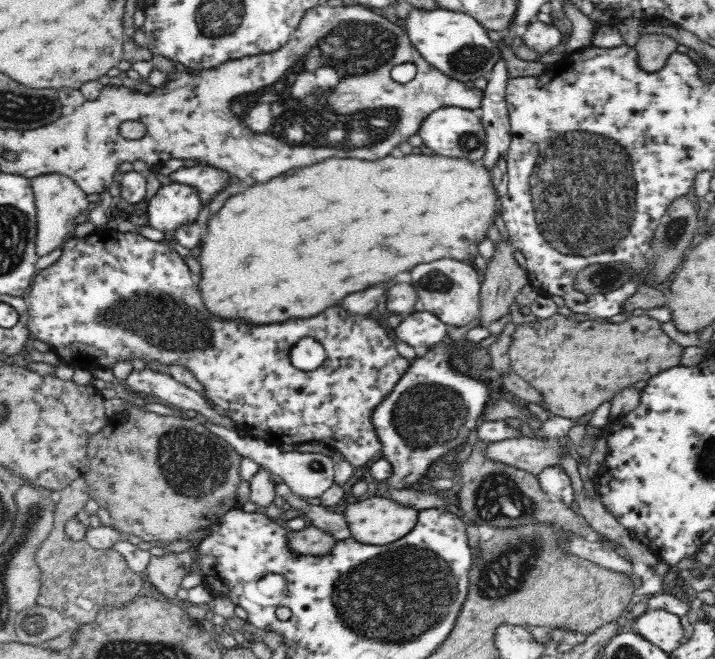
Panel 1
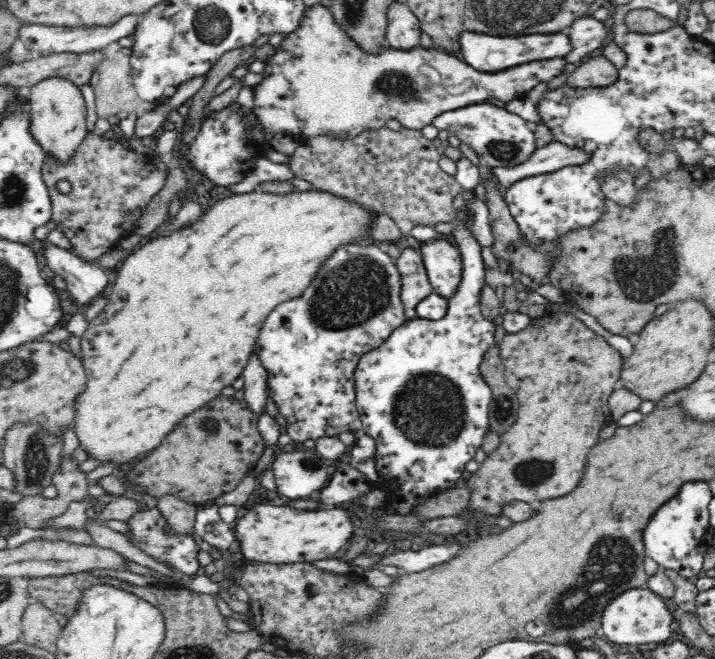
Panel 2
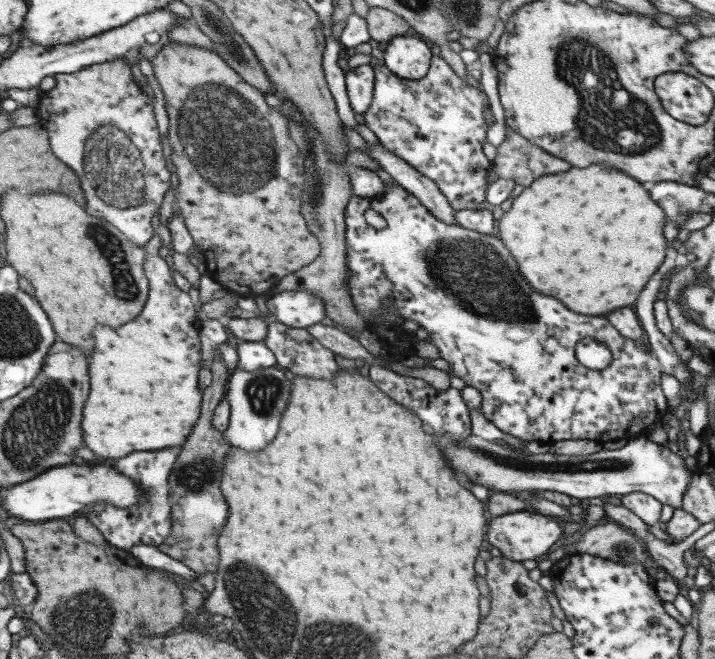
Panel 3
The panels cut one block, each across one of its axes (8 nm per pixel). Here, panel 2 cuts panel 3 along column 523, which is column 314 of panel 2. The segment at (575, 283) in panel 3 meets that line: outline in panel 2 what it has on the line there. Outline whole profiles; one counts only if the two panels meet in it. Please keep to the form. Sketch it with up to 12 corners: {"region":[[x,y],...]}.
{"region":[[254,190],[127,253],[76,435],[128,462],[376,212]]}

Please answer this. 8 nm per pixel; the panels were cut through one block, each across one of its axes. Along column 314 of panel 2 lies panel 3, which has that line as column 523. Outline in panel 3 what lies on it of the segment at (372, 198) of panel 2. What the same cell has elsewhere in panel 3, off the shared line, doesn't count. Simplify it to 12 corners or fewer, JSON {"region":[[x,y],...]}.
{"region":[[522,134],[507,135],[490,161],[497,179],[529,186],[541,174],[565,172]]}

